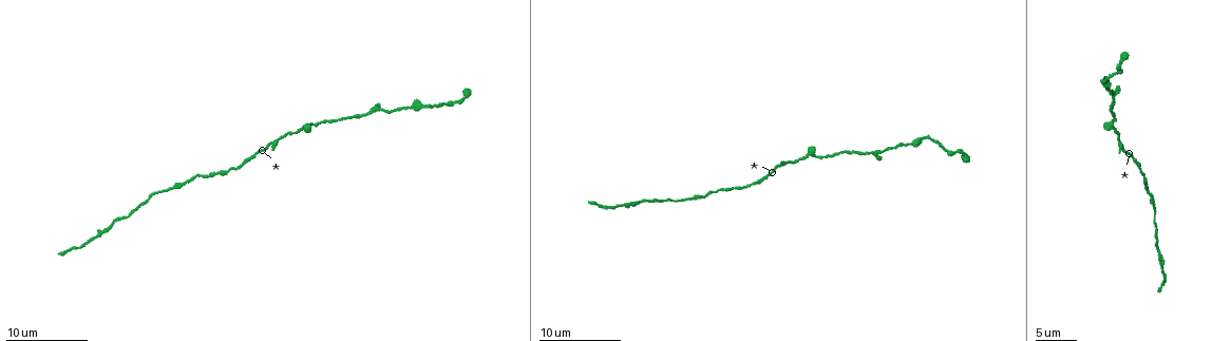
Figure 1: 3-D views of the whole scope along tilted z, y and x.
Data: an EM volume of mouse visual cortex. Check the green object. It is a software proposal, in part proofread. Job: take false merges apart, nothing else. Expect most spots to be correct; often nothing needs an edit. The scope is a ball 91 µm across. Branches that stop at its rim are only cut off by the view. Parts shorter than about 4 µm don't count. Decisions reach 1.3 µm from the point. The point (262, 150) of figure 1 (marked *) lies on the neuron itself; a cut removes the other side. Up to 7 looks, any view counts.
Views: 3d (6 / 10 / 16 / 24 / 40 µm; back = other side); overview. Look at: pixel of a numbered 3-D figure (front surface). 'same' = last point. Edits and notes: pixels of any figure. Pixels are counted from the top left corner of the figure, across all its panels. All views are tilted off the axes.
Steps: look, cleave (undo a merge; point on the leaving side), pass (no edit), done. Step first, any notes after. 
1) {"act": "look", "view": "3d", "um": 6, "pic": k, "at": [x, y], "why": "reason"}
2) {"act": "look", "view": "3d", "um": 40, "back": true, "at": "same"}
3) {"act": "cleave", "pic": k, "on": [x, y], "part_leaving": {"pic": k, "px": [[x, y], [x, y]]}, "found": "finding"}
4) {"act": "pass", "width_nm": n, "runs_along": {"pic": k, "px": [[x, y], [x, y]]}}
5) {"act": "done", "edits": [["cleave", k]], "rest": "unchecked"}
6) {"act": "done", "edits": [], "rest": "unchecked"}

{"act": "look", "view": "3d", "um": 16, "pic": 1, "at": [821, 157], "why": "thick turns thin"}

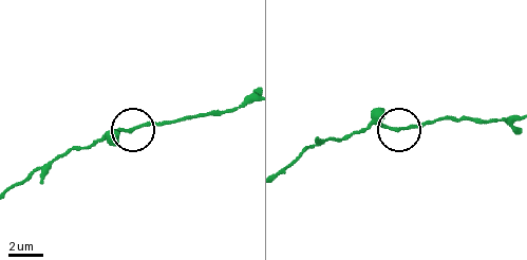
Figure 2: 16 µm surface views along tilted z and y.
{"act": "pass", "runs_along": {"pic": 2, "px": [[299, 159], [313, 147], [372, 126], [405, 128], [440, 121]]}, "found": "all the same neuron"}

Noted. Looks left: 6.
{"act": "look", "view": "3d", "um": 16, "pic": 1, "at": [885, 149], "why": "sudden change in width"}

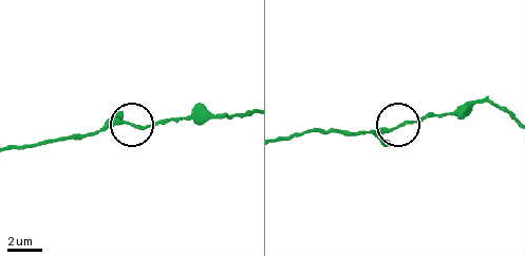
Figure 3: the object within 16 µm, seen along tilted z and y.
{"act": "look", "view": "3d", "um": 6, "pic": 3, "at": [397, 129]}

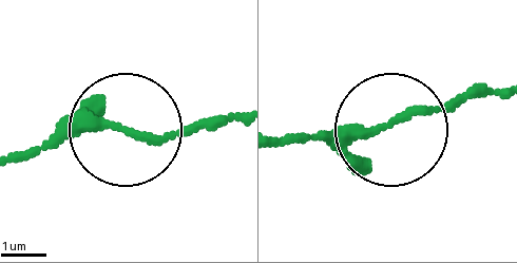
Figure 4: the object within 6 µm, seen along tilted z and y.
{"act": "pass", "runs_along": {"pic": 4, "px": [[18, 160], [89, 131], [157, 138], [224, 127]]}, "found": "one neuron here"}

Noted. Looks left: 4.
{"act": "look", "view": "3d", "um": 6, "pic": 1, "at": [425, 108], "why": "sudden change in width"}

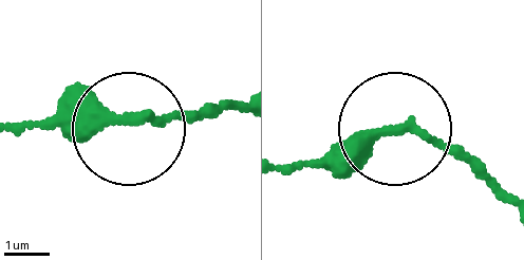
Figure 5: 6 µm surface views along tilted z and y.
{"act": "look", "view": "3d", "um": 6, "back": true, "pic": 5, "at": [131, 121], "why": "other side"}

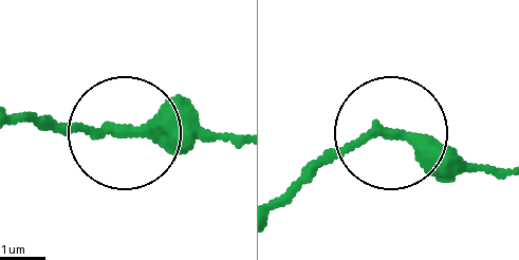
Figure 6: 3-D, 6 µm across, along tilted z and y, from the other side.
{"act": "pass", "runs_along": {"pic": 6, "px": [[235, 140], [35, 125]]}, "found": "one neuron here"}

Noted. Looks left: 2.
{"act": "look", "view": "3d", "um": 16, "pic": 1, "at": [1160, 252], "why": "sudden change in width"}

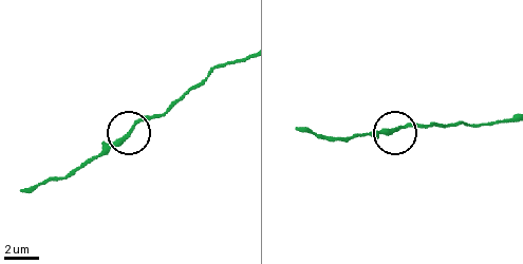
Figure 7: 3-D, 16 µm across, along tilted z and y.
{"act": "pass", "runs_along": {"pic": 7, "px": [[242, 58], [216, 67], [168, 109], [137, 121], [94, 159]]}, "found": "continuous, no second neuron"}

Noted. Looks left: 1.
{"act": "done", "edits": [], "rest": "unchecked"}

